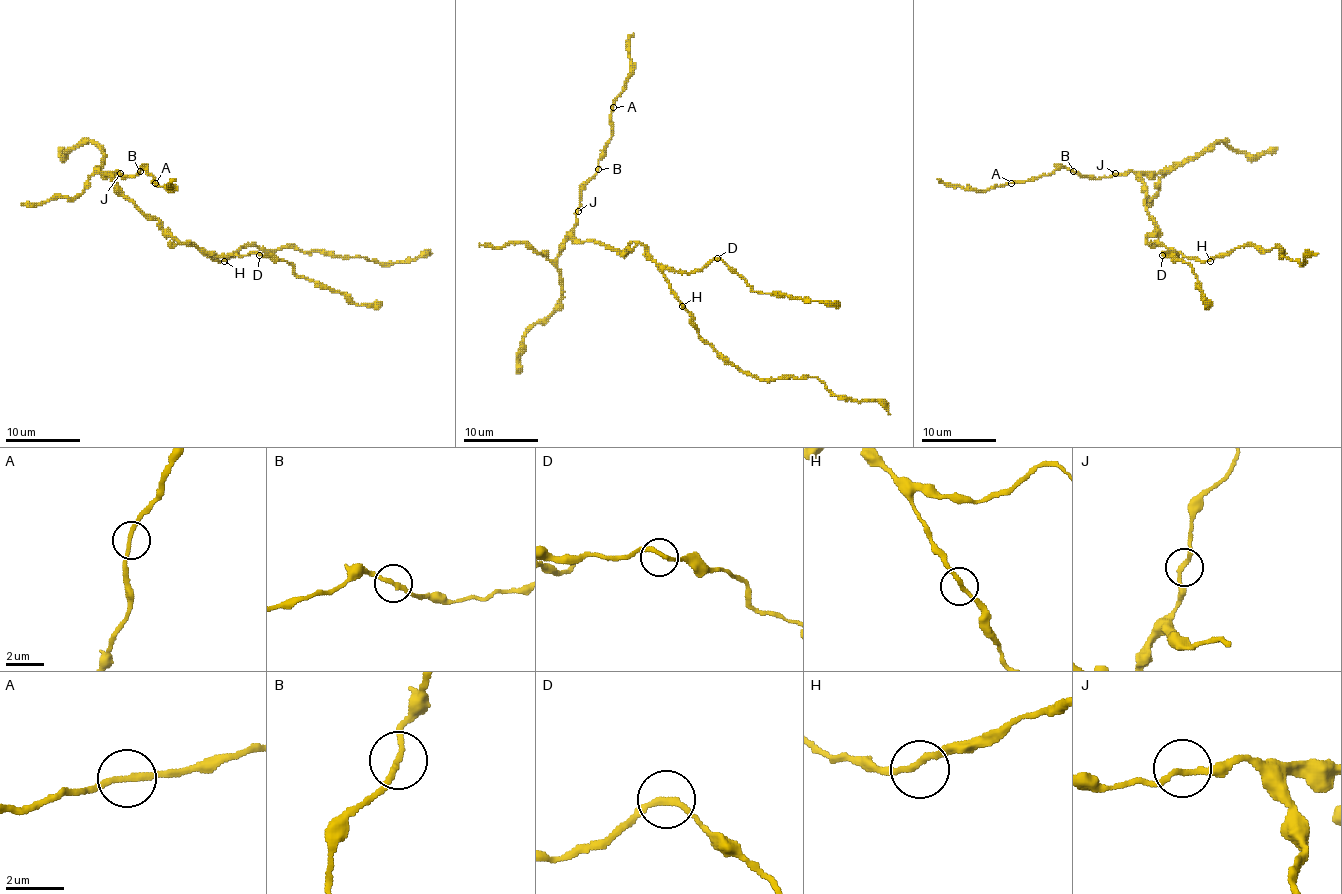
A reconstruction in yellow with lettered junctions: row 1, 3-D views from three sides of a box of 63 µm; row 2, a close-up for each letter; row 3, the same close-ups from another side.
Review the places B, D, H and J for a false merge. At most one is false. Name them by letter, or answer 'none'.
none

